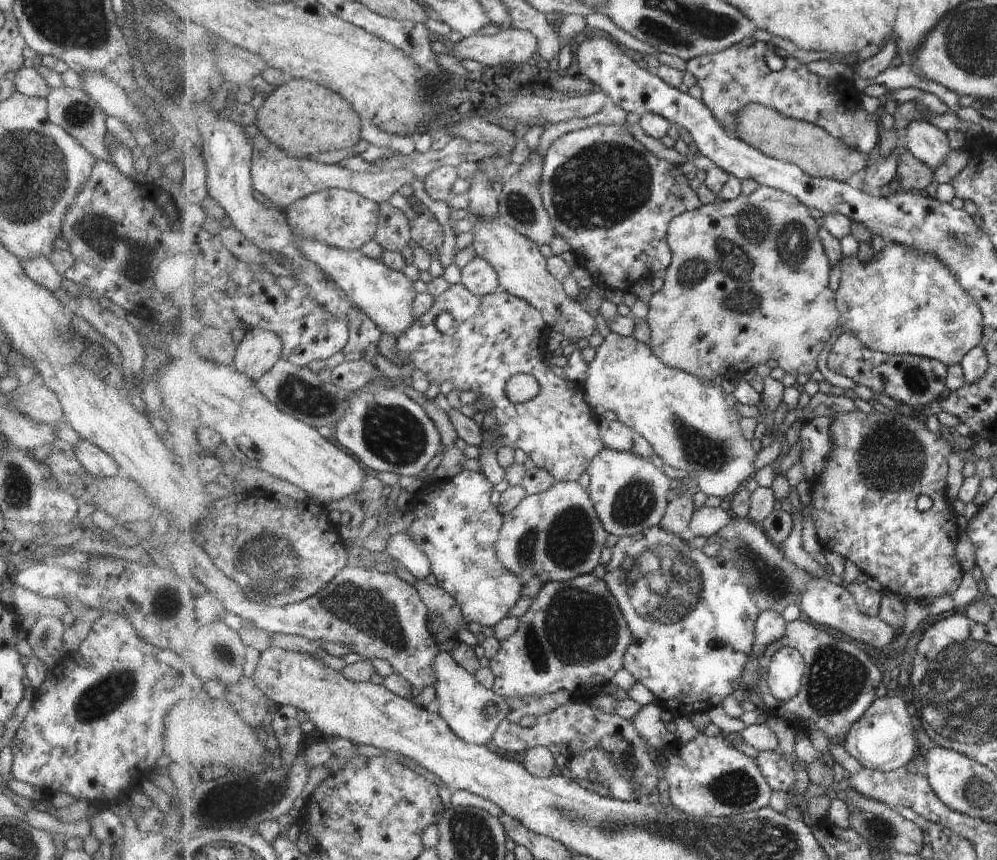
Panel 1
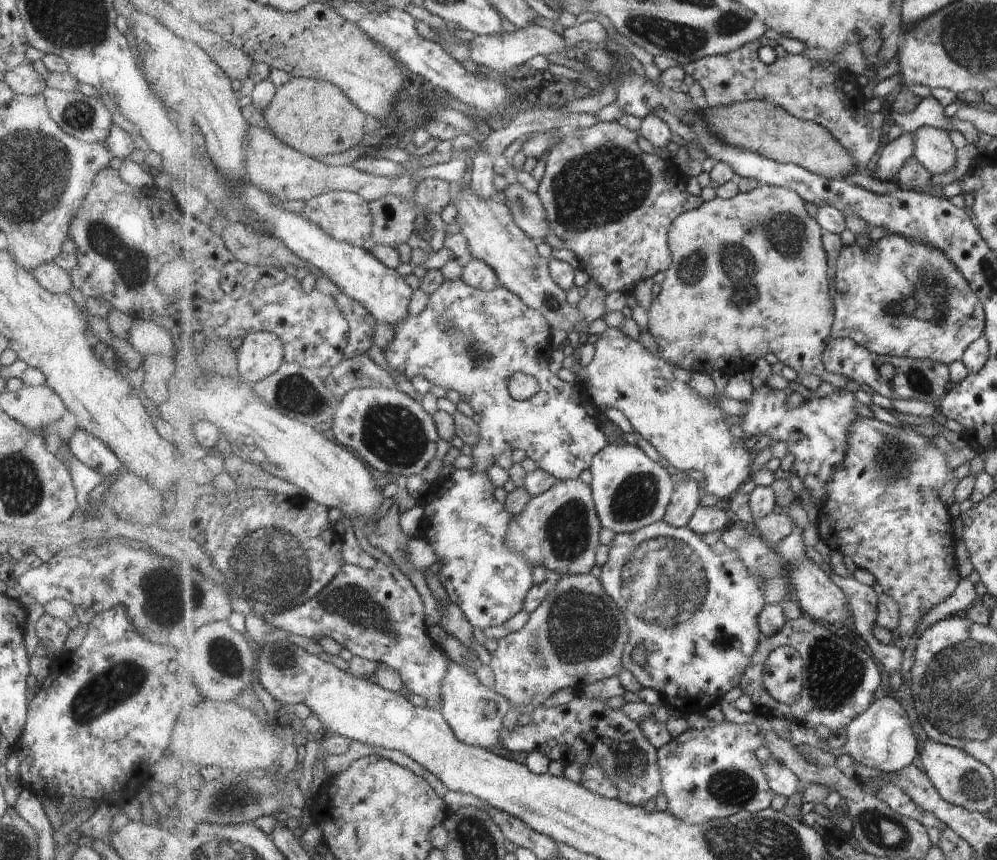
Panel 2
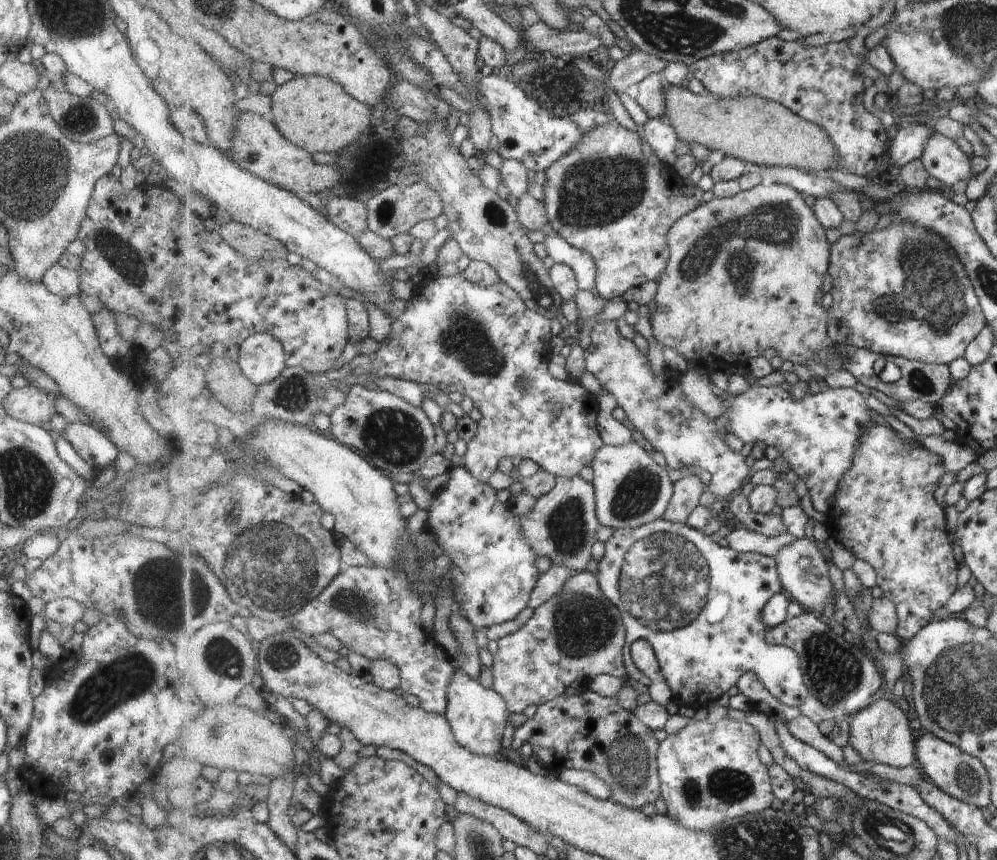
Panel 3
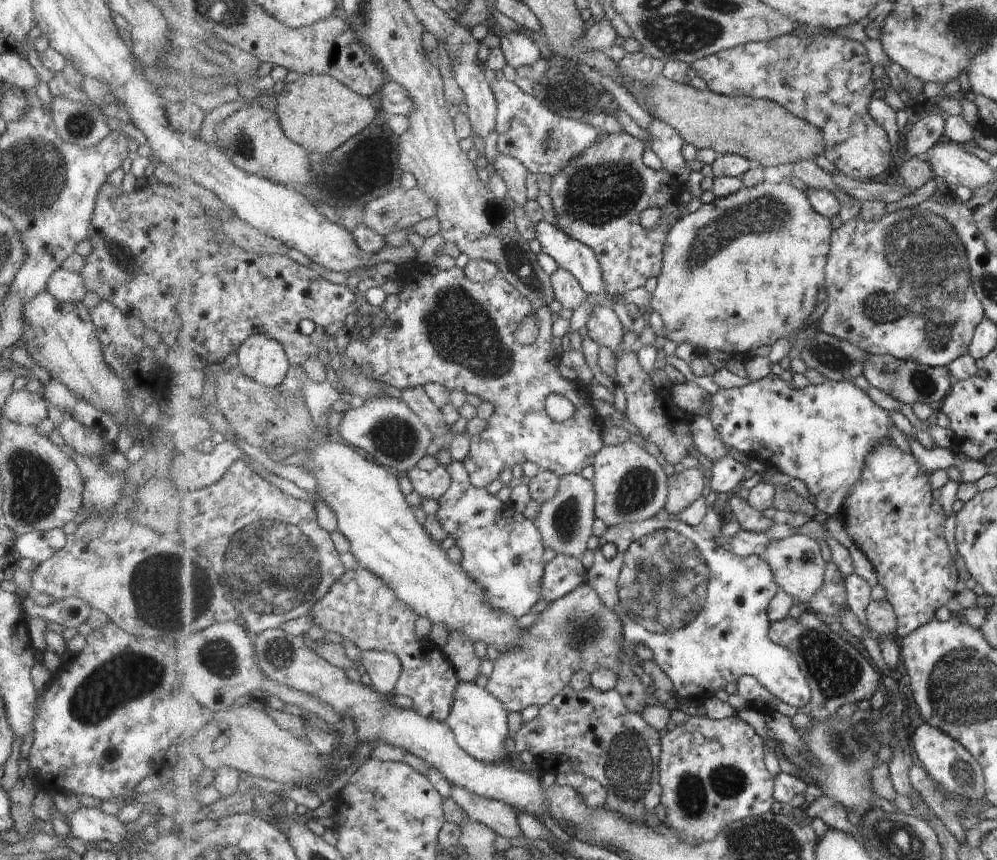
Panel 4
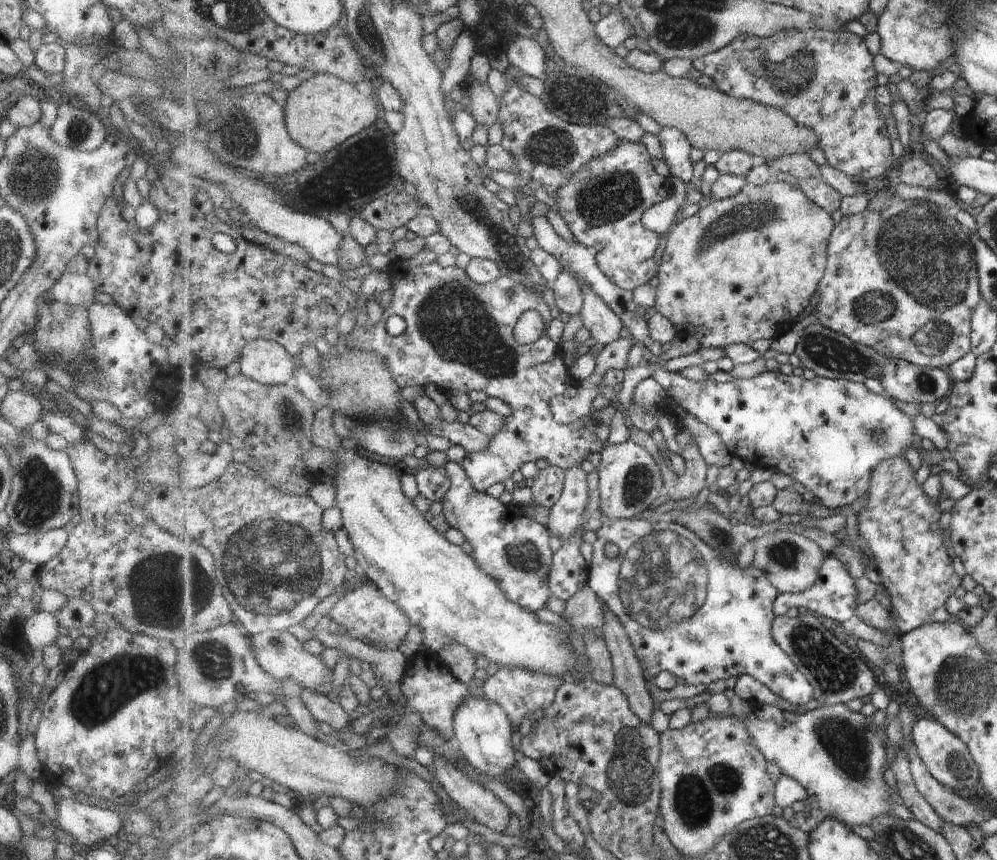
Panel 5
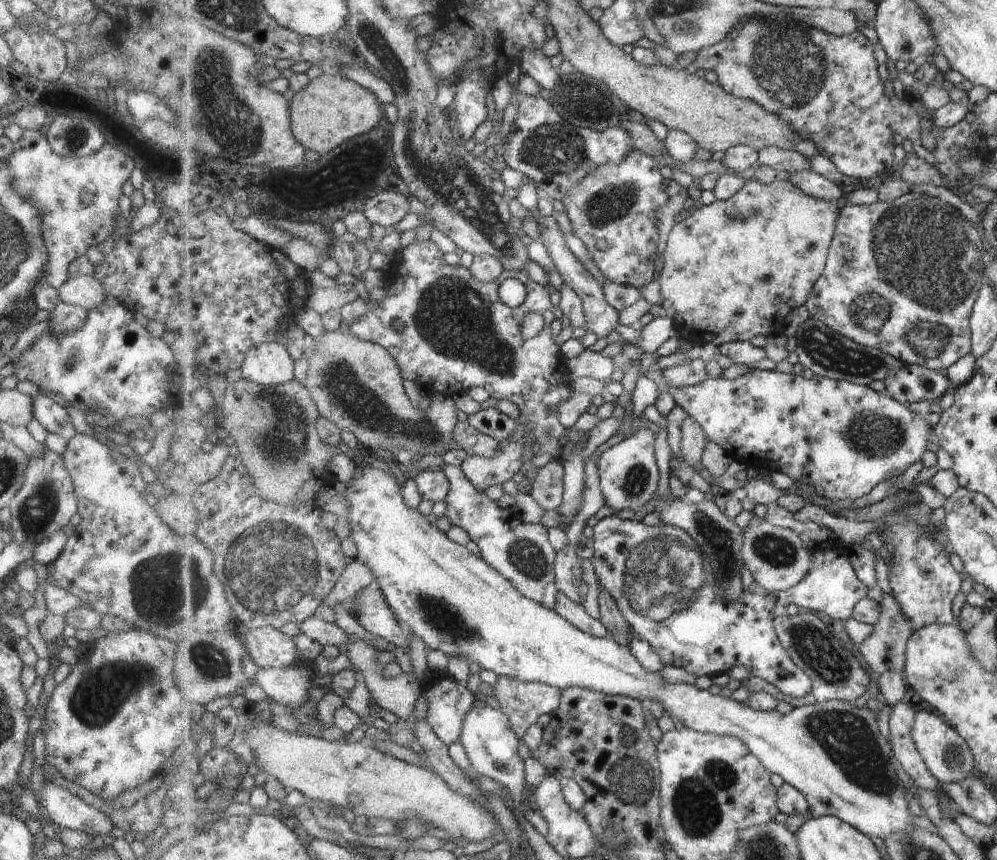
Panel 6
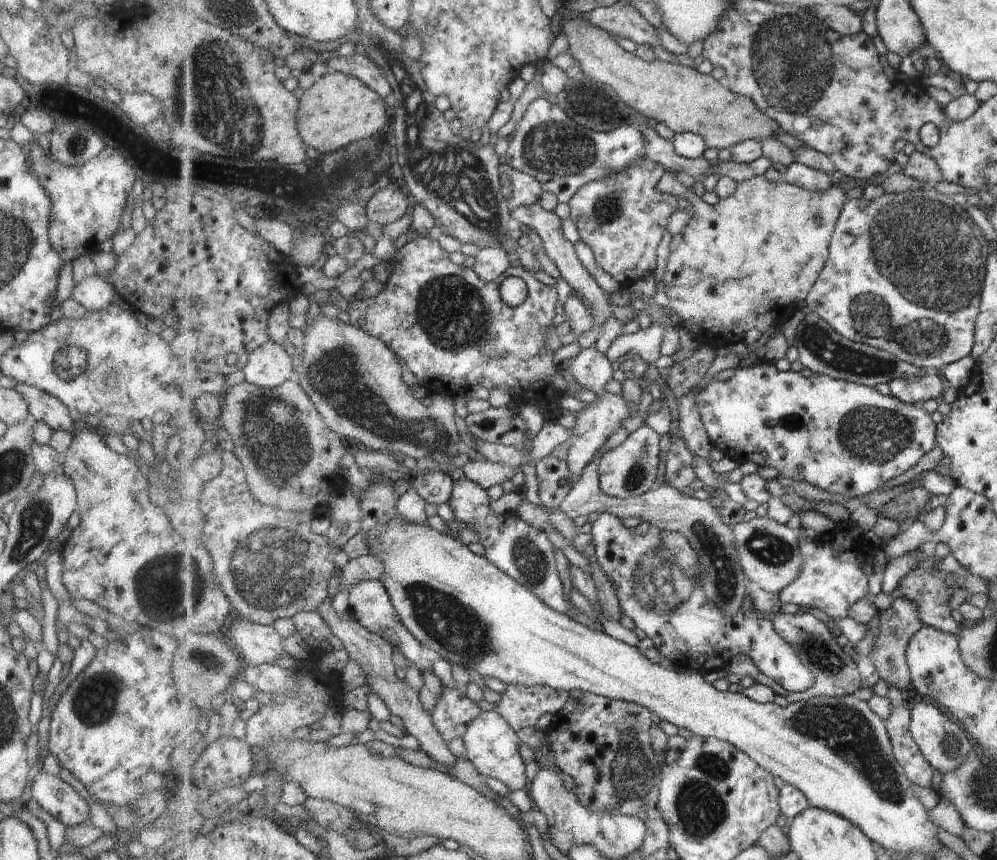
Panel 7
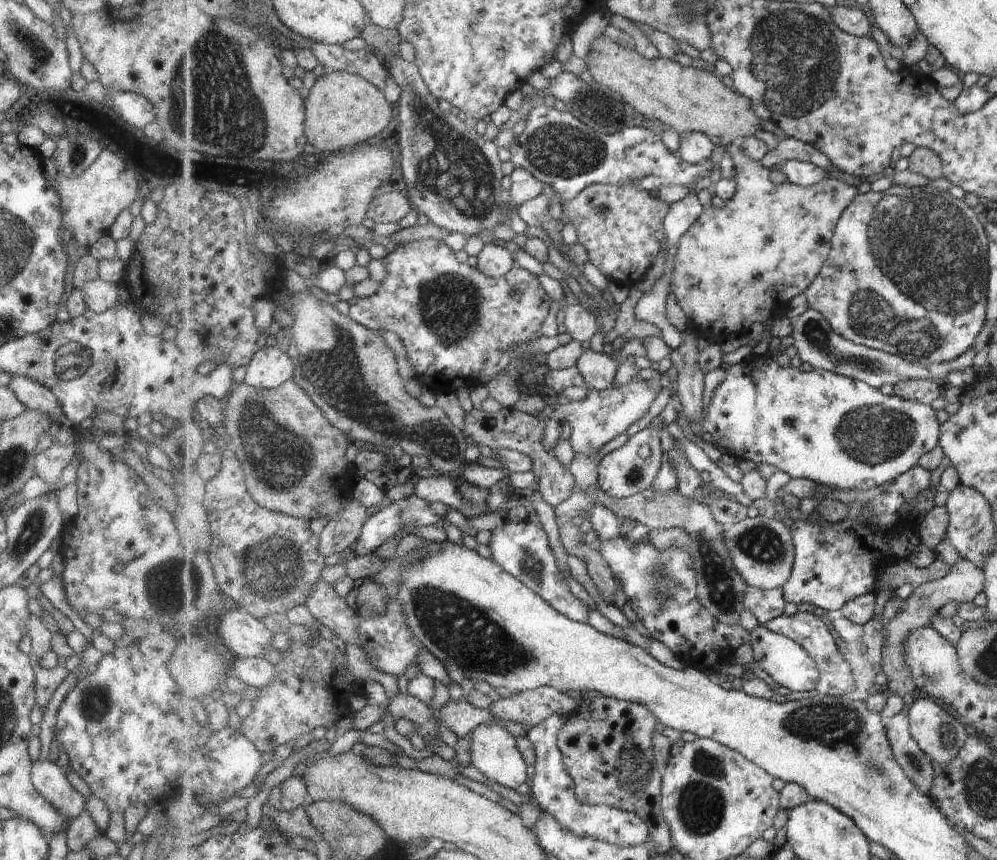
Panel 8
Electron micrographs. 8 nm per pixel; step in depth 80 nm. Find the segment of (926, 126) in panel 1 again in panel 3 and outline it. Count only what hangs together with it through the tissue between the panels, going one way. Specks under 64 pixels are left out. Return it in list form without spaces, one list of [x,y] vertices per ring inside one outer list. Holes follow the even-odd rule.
[[[933,133],[925,143],[920,159],[925,163],[930,176],[949,187],[975,176],[971,172],[970,156],[957,146],[957,142],[943,133]]]

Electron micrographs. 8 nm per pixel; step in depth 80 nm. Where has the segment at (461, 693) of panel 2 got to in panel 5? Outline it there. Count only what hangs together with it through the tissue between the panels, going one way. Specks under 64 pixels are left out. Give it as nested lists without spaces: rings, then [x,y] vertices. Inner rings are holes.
[[[471,695],[457,709],[455,732],[456,747],[464,754],[464,758],[481,772],[505,780],[505,772],[517,764],[512,720],[499,703],[489,700],[486,696],[476,698]]]

